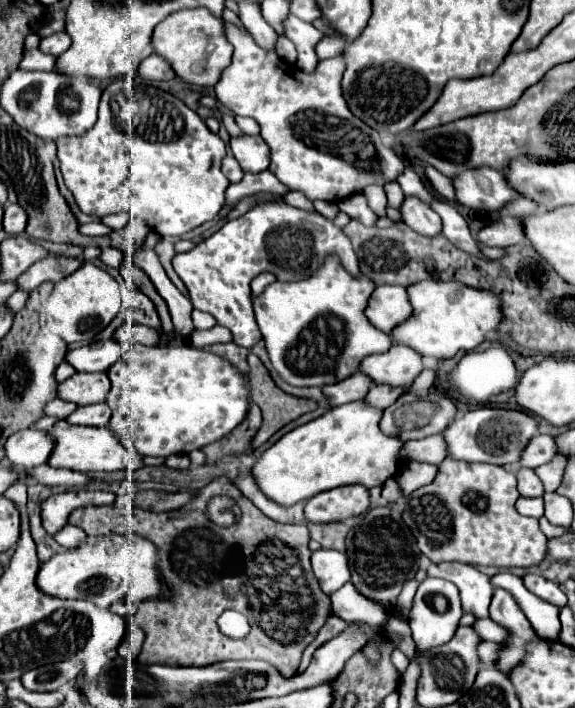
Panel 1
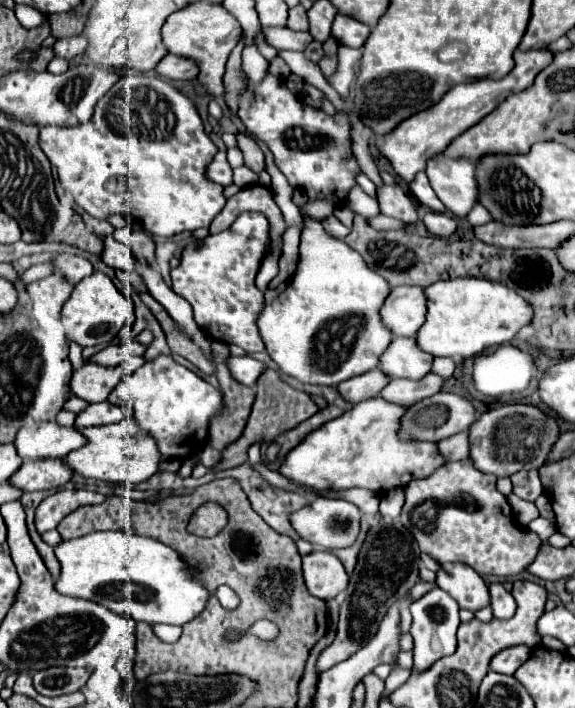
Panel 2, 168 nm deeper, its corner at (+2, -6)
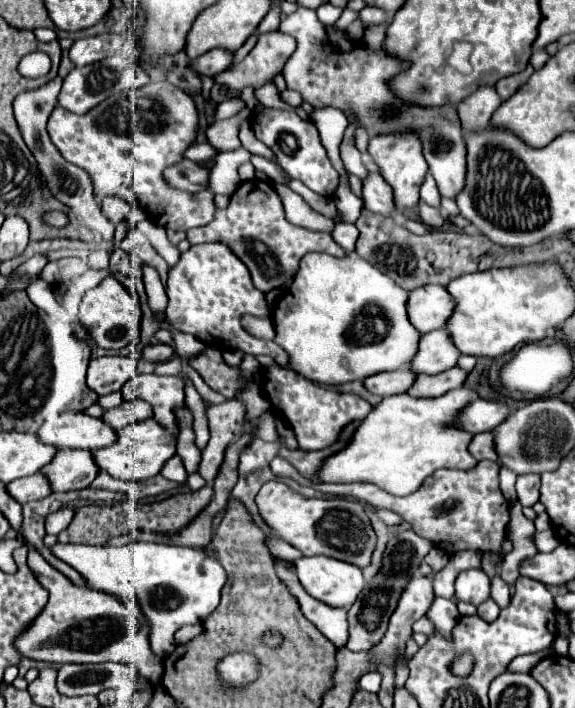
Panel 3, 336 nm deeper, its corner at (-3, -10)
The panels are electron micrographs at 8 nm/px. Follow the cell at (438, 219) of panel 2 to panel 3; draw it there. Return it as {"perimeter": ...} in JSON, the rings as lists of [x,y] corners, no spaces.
{"perimeter":[[[420,204],[420,218],[424,224],[428,224],[430,228],[442,228],[442,224],[446,222],[440,208],[432,208],[428,204]]]}

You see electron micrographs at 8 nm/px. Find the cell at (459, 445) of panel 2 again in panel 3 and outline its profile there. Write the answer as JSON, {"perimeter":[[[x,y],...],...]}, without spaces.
{"perimeter":[[[482,432],[476,434],[470,442],[470,452],[476,460],[498,460],[496,448],[494,448],[494,434],[492,432]]]}

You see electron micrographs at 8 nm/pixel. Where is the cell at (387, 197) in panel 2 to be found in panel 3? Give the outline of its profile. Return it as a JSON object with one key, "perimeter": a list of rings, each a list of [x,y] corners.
{"perimeter":[[[370,172],[362,180],[362,200],[364,200],[364,208],[370,212],[376,212],[382,216],[392,216],[396,212],[390,186],[376,172]]]}

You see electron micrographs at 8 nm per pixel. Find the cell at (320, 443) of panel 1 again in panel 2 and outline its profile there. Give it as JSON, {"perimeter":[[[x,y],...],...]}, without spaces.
{"perimeter":[[[381,398],[359,402],[339,418],[309,432],[285,456],[279,474],[313,490],[349,490],[359,486],[373,492],[403,488],[413,479],[425,478],[445,460],[433,442],[405,444],[397,438],[403,412],[397,404],[389,404]]]}

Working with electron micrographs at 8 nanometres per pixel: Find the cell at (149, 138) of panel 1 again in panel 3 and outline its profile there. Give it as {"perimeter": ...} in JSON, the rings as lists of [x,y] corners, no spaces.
{"perimeter":[[[150,82],[132,92],[114,94],[82,116],[58,106],[52,112],[50,124],[48,124],[48,132],[54,144],[58,146],[58,150],[62,152],[62,156],[66,156],[66,160],[84,168],[90,174],[94,184],[94,196],[98,200],[102,200],[108,194],[112,196],[118,194],[128,204],[142,206],[150,214],[150,220],[154,224],[170,230],[184,230],[184,232],[196,226],[210,224],[216,214],[214,196],[210,192],[196,192],[196,194],[182,192],[182,190],[170,188],[162,178],[164,168],[182,160],[182,152],[192,144],[196,136],[196,128],[198,128],[198,112],[192,98],[180,88],[172,86],[170,82]]]}

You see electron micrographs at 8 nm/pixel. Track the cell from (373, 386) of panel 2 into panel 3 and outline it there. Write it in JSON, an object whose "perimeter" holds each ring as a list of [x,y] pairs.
{"perimeter":[[[402,368],[402,370],[394,370],[394,372],[378,372],[374,376],[368,376],[364,380],[364,386],[372,394],[394,396],[394,394],[408,392],[408,388],[410,388],[410,384],[414,384],[414,380],[416,380],[416,372],[410,368]]]}

